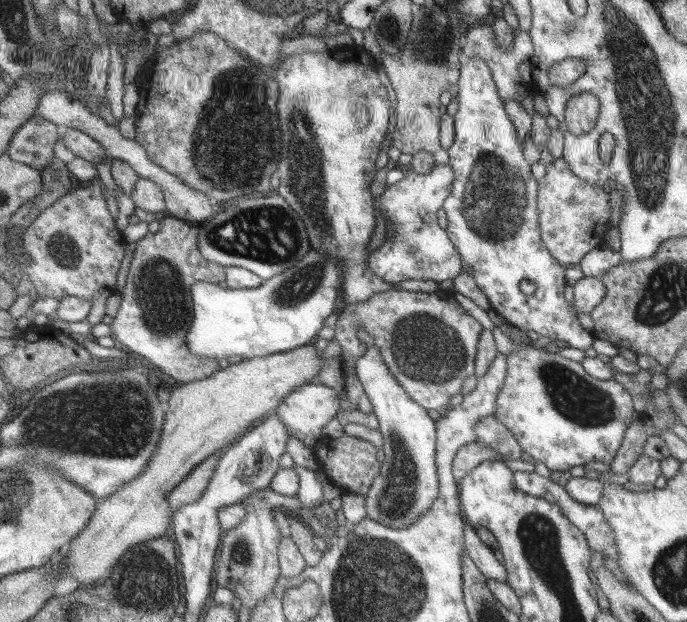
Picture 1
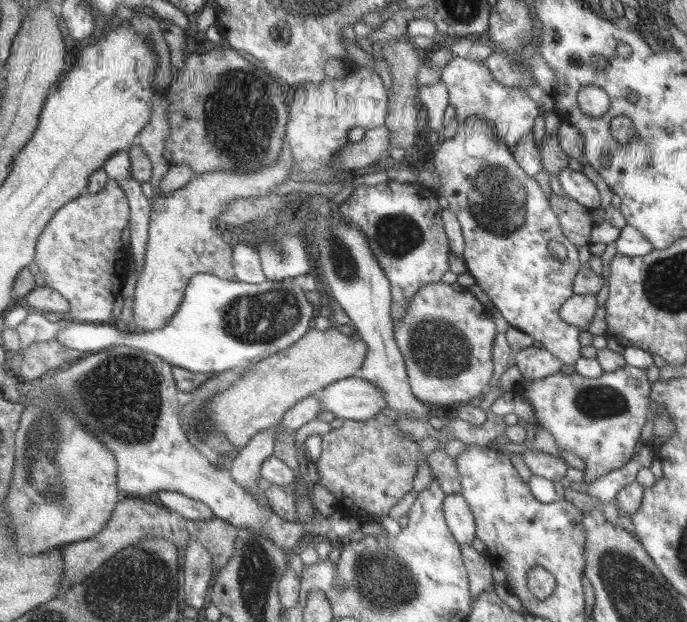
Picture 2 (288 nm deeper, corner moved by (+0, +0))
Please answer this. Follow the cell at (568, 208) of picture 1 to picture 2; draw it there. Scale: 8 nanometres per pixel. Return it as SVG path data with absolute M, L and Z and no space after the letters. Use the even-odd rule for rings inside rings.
M547 194L551 210L555 212L555 216L559 218L561 230L567 236L567 240L573 246L589 246L589 230L595 226L591 220L591 210L581 206L579 202L571 200L571 198L559 198L555 194Z

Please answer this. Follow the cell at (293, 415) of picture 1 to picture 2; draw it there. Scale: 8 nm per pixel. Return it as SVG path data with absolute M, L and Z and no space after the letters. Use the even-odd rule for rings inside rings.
M359 376L331 382L323 392L315 396L319 400L321 412L331 412L335 418L353 420L353 422L369 422L383 410L387 410L387 400L383 392Z

